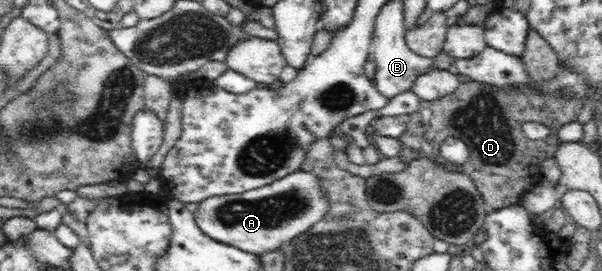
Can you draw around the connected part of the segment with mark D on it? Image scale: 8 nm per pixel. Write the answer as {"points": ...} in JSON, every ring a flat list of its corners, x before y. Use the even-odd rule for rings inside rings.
{"points":[[463,79,452,94,441,96,433,101,420,101,419,109,410,115,406,132,399,137,404,147,401,148,397,157,402,161,413,161,424,157,436,163,443,162,443,166,448,172,466,174,475,183,485,205,491,210,519,205,527,190,540,184,539,169,542,161,555,156,558,129,565,124,576,121,580,110,582,110,582,105,582,101,578,97,570,97,570,95,532,95,524,87,500,89,496,85],[526,120,550,124,550,134,545,139,530,140,526,138,522,131,522,124],[450,136,459,138,467,144,470,156,466,164,453,165,446,160,444,161,445,158,440,155,441,142]]}

